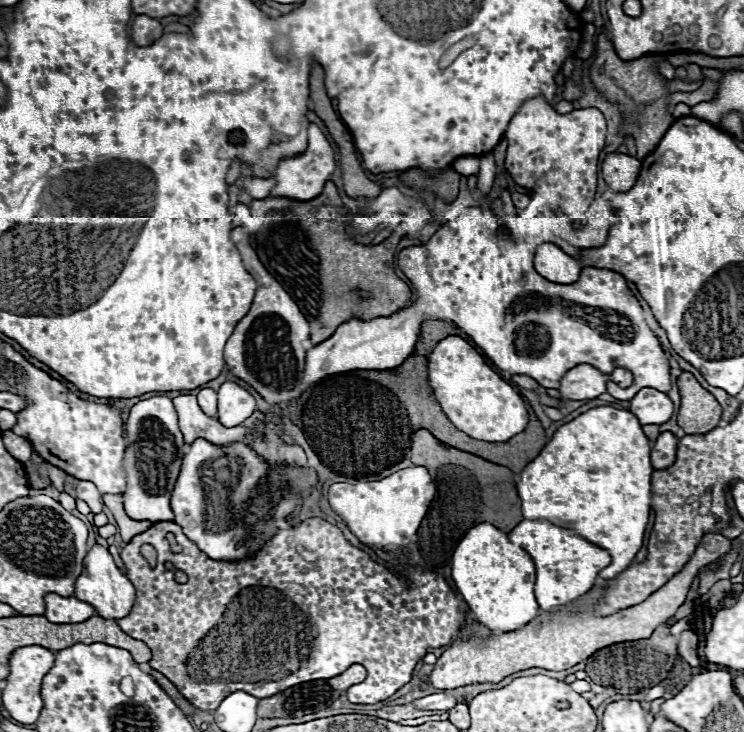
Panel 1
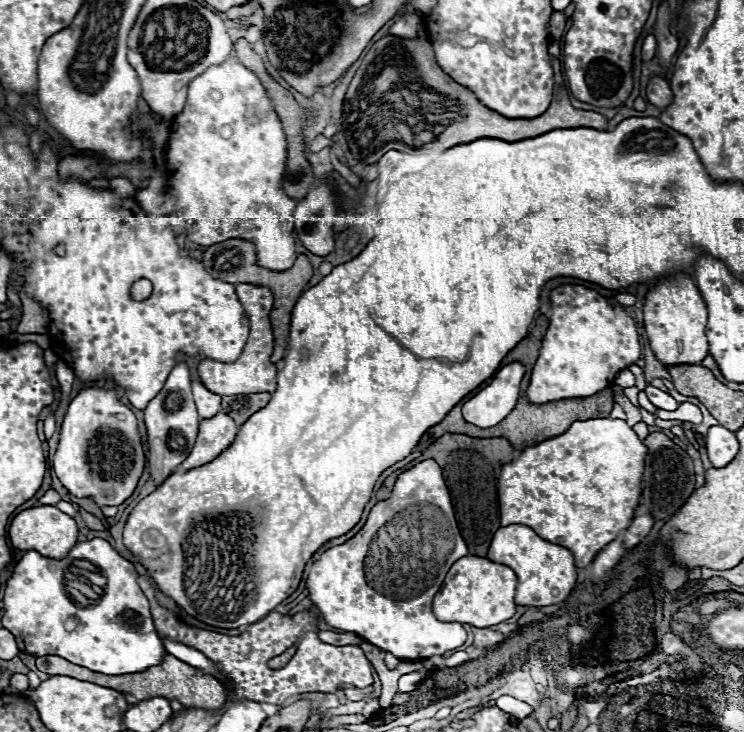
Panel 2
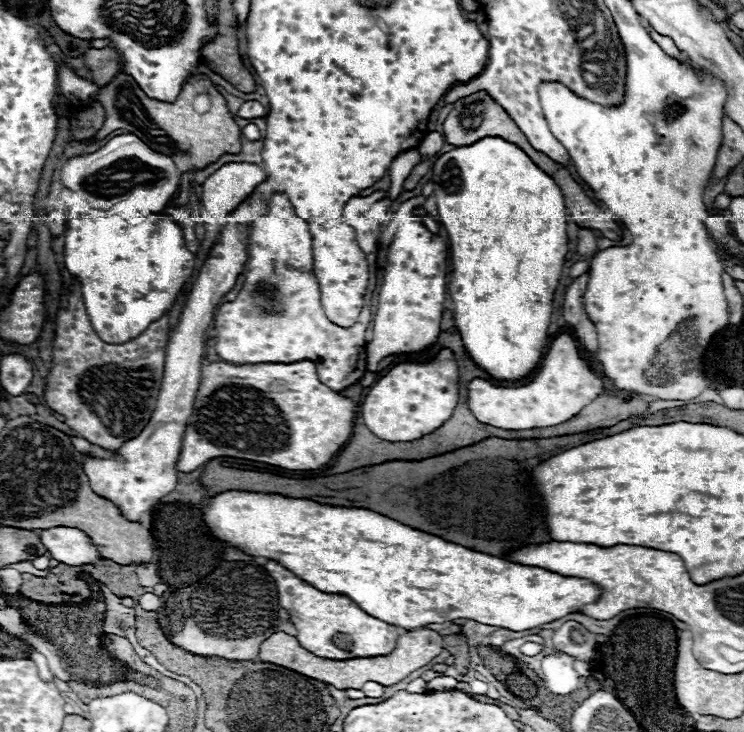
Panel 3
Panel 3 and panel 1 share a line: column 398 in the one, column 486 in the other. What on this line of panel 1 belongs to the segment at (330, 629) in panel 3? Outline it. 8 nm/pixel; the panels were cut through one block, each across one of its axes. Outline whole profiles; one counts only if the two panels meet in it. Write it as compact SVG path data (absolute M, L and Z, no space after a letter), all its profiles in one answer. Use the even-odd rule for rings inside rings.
M310 518L310 520L298 524L298 526L290 528L290 530L280 530L254 558L240 560L240 562L218 562L218 560L210 560L210 558L208 558L206 554L202 554L202 552L198 550L198 546L196 546L192 540L188 540L186 536L184 536L184 538L178 536L178 540L182 540L182 552L180 552L180 554L174 554L174 552L170 552L170 546L168 546L168 540L166 540L166 534L168 534L168 532L172 532L172 534L176 534L176 536L178 536L178 534L184 536L184 534L182 534L182 528L180 528L178 524L174 524L174 522L156 522L156 524L152 524L152 528L148 528L146 532L134 536L134 538L128 542L128 546L120 552L120 556L122 556L122 560L124 560L126 568L128 568L124 574L126 574L126 576L130 578L130 582L134 584L138 598L136 598L136 604L132 606L130 614L128 614L126 618L120 618L120 620L118 620L118 626L120 626L126 634L130 634L132 638L142 640L142 642L152 650L150 666L152 666L154 670L162 672L162 674L180 690L180 694L182 694L186 700L190 700L190 702L192 702L196 708L200 708L200 710L212 712L214 706L218 706L218 702L222 702L222 698L226 698L226 694L230 694L230 690L246 690L248 694L254 694L256 698L270 698L270 696L274 696L274 694L278 694L278 692L282 692L282 690L286 690L286 688L290 688L290 686L302 684L302 682L334 678L334 676L341 674L352 666L352 664L362 664L362 666L368 670L368 676L366 676L366 680L364 680L364 692L366 692L364 702L370 700L370 704L376 704L376 702L386 700L388 696L392 696L392 694L394 694L396 690L400 690L406 682L410 682L412 672L414 672L414 666L418 664L418 660L424 656L424 652L426 652L428 648L440 648L440 646L452 644L452 642L456 642L456 640L466 640L466 638L472 638L472 636L490 636L490 634L492 634L490 630L486 630L484 626L480 626L480 630L478 630L476 634L456 638L458 632L464 628L464 616L462 616L462 612L460 612L460 608L458 608L462 600L460 600L460 596L456 596L456 594L450 590L448 582L446 582L442 576L438 576L438 574L434 574L434 572L428 572L428 570L422 570L422 568L410 568L410 570L404 570L404 572L394 574L394 572L390 572L388 568L384 568L382 564L372 562L366 552L354 548L334 524L330 524L330 522L322 520L322 518ZM142 544L152 544L152 546L158 550L158 566L156 566L154 570L152 570L152 568L148 566L148 562L140 556L140 546L142 546ZM166 560L172 562L178 570L182 570L182 572L188 574L188 582L186 582L186 584L174 582L174 574L168 572L168 570L164 570L164 562L166 562ZM240 592L242 592L242 602L248 602L248 614L250 614L250 616L246 618L246 614L242 614L242 620L228 620L228 632L226 632L226 636L222 636L222 646L200 646L200 644L202 644L202 638L206 638L206 634L208 634L214 626L218 626L218 622L222 622L222 614L226 614L226 606L230 606L230 602L234 602L234 598L240 596Z

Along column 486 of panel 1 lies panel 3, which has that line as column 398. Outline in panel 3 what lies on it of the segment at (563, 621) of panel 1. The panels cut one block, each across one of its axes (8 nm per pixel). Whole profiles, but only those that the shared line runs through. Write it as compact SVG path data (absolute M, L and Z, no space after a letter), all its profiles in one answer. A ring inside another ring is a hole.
M420 628L420 630L412 630L402 634L396 640L396 648L386 654L386 656L376 656L376 658L352 658L352 660L328 660L328 658L320 658L312 652L308 652L306 648L300 646L300 642L296 640L296 636L290 636L286 632L276 632L272 634L272 638L264 640L260 646L260 654L258 658L262 662L272 662L278 666L284 666L288 670L296 670L308 678L316 678L320 682L332 684L340 690L348 690L348 688L360 688L364 682L378 682L382 686L392 686L398 684L400 680L404 680L410 672L426 666L432 658L436 658L442 652L442 636L434 630L428 628Z

